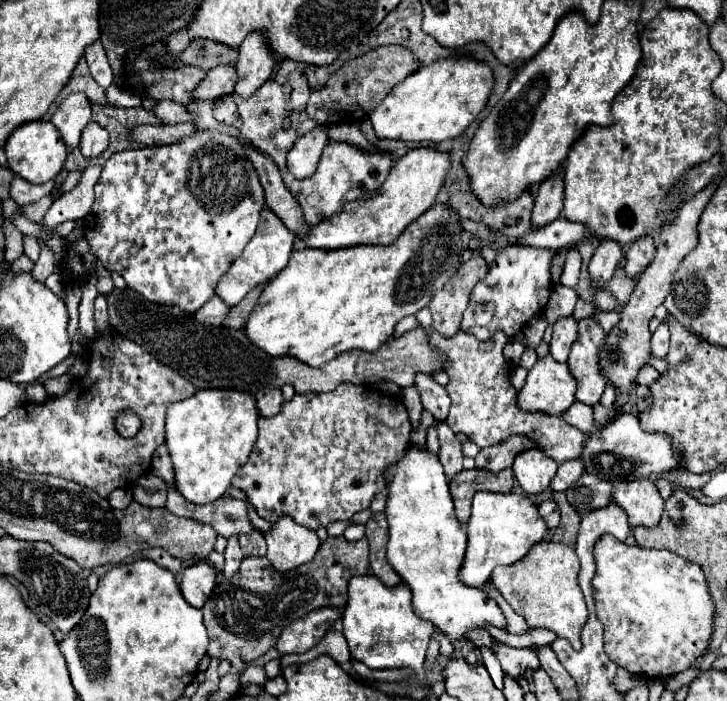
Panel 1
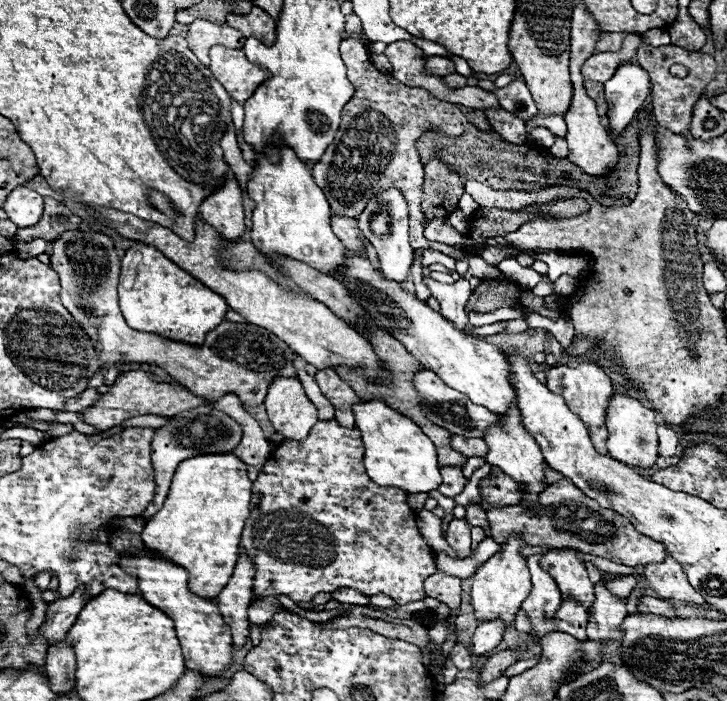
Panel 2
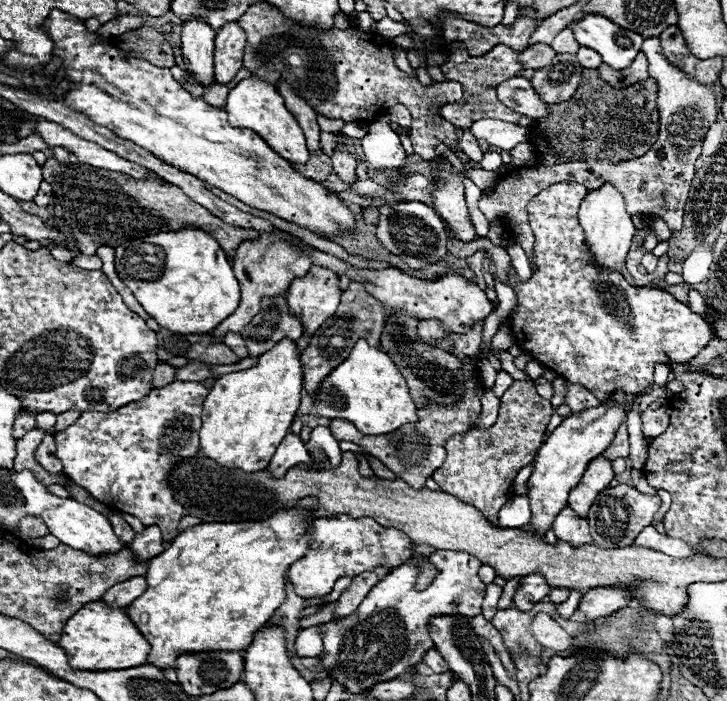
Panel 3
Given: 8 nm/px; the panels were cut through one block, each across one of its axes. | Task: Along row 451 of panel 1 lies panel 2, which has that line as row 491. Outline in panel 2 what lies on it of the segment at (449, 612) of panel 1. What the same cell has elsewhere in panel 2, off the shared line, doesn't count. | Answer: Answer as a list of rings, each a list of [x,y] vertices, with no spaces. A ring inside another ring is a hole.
[[[378,398],[354,404],[352,412],[356,418],[356,428],[362,432],[362,442],[366,448],[364,454],[366,474],[376,484],[396,486],[406,490],[408,494],[430,492],[442,484],[436,448],[416,422],[412,422],[408,416],[398,414]]]

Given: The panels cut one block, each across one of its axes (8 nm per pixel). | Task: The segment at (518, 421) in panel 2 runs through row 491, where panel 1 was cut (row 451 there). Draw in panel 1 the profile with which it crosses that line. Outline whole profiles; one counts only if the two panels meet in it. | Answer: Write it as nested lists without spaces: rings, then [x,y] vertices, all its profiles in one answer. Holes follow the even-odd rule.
[[[530,448],[514,458],[514,476],[526,494],[538,494],[550,488],[550,478],[556,474],[558,464],[542,450]]]

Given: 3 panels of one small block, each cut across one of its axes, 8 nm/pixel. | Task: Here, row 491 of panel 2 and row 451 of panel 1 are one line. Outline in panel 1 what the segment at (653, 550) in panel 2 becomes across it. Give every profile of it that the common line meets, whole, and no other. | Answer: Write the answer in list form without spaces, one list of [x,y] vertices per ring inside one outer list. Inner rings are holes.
[[[464,330],[450,338],[432,332],[428,342],[434,350],[438,350],[440,356],[444,356],[444,372],[450,378],[446,390],[452,398],[452,408],[446,424],[456,434],[466,434],[470,442],[474,442],[478,448],[494,446],[512,434],[524,434],[536,440],[538,446],[558,464],[580,456],[582,442],[586,438],[584,432],[572,428],[568,422],[564,422],[562,416],[526,412],[518,408],[518,392],[510,382],[510,364],[506,364],[502,356],[502,348],[508,344],[508,336],[504,332],[496,332],[490,340],[484,342],[476,340]]]

